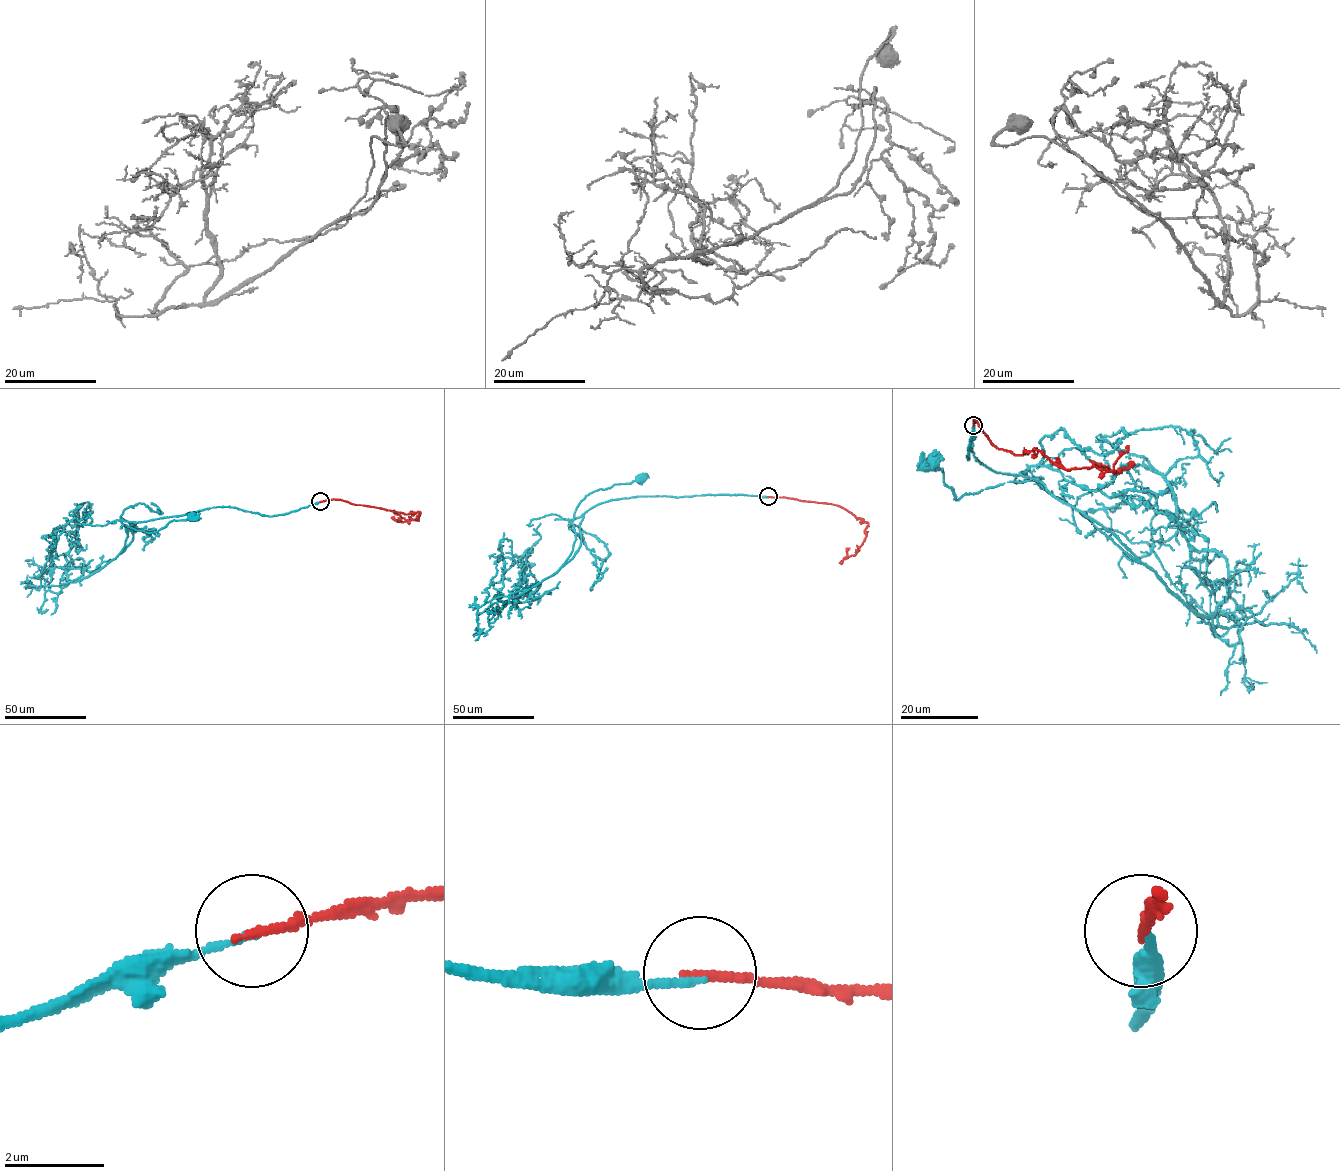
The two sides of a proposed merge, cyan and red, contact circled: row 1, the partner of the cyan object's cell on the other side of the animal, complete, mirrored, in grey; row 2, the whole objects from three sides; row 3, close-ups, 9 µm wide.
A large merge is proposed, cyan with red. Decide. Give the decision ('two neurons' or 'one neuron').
one neuron

